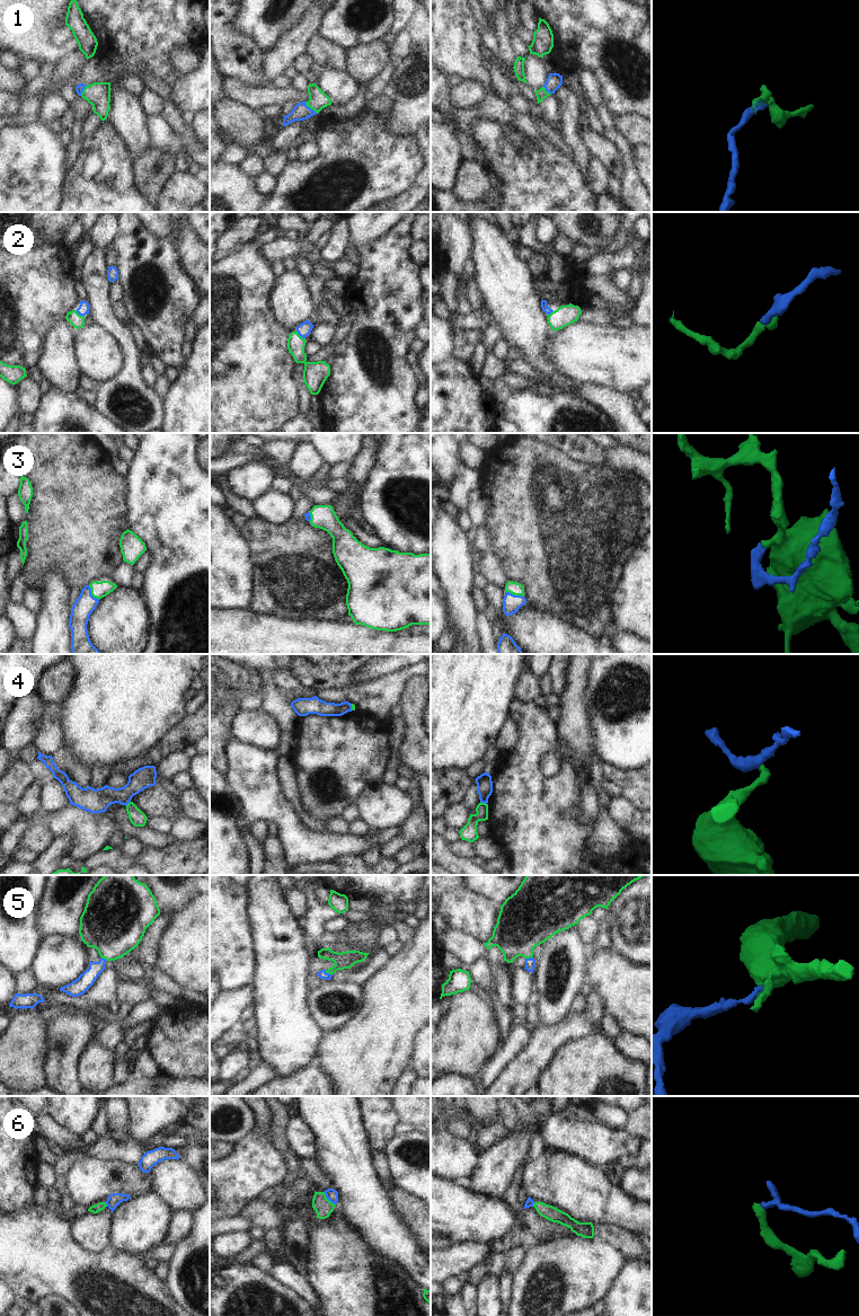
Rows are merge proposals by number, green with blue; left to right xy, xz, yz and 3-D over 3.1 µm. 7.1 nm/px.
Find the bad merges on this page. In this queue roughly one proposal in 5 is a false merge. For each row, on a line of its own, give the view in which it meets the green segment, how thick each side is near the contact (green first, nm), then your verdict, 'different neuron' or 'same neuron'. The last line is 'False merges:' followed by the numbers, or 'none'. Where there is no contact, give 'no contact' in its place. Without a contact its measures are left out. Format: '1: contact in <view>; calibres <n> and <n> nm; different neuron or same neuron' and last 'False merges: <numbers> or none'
1: contact in xz; calibres 140 and 120 nm; same neuron
2: contact in xz; calibres 130 and 100 nm; same neuron
3: contact in xy; calibres 120 and 150 nm; same neuron
4: contact in yz; calibres 110 and 110 nm; different neuron
5: contact in xz; calibres 130 and 60 nm; same neuron
6: contact in xz; calibres 120 and 90 nm; different neuron
False merges: 4, 6

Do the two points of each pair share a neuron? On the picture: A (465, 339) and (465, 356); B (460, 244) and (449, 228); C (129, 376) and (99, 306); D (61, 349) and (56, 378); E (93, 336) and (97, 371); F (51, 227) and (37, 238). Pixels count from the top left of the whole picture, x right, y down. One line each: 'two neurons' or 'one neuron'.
A: one neuron
B: one neuron
C: one neuron
D: one neuron
E: one neuron
F: one neuron

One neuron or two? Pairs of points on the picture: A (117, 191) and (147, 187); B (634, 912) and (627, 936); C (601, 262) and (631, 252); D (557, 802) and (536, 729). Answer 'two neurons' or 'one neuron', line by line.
A: two neurons
B: one neuron
C: one neuron
D: one neuron

